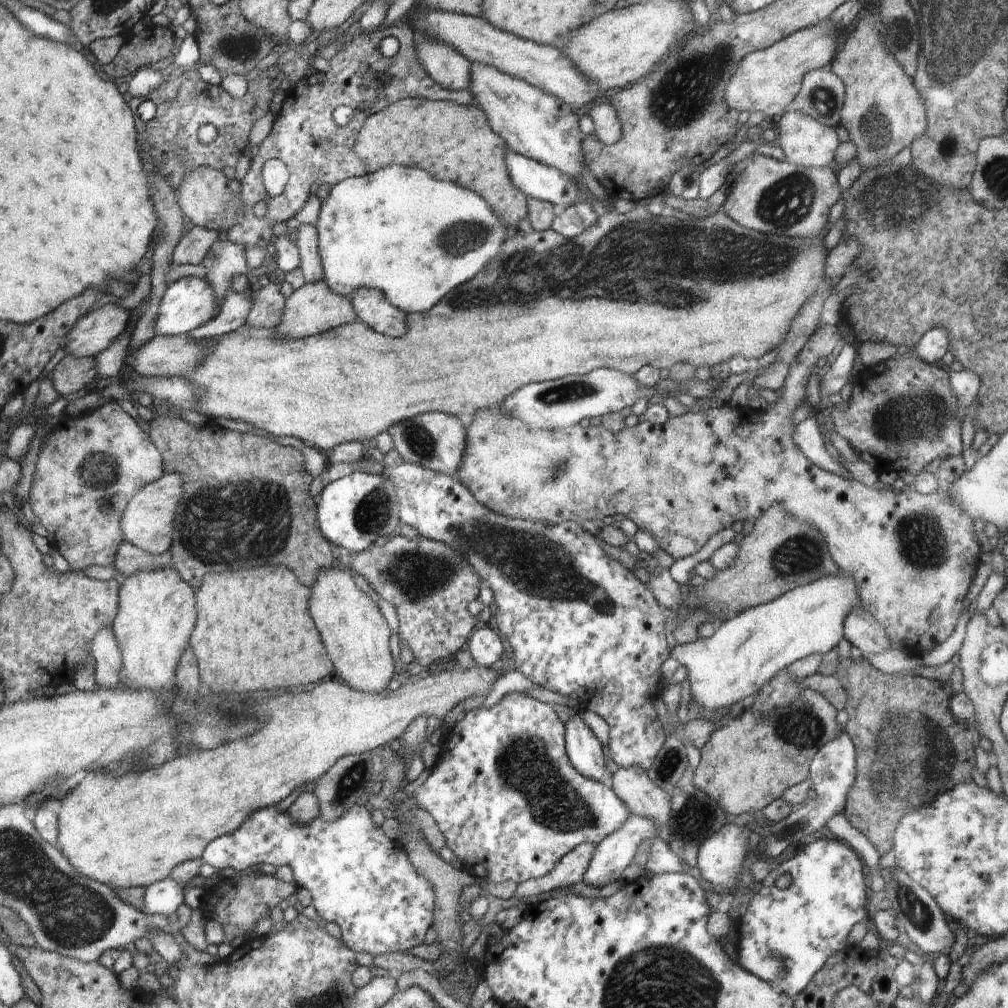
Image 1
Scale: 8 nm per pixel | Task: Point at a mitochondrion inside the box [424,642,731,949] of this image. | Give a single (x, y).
(524, 765)

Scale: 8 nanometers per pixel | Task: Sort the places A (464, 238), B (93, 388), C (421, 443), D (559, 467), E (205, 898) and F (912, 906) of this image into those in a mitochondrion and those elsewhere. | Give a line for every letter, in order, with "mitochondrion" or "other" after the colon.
A: mitochondrion
B: other
C: mitochondrion
D: mitochondrion
E: other
F: mitochondrion

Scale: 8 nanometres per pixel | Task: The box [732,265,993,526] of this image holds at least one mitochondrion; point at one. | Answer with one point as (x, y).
(920, 415)

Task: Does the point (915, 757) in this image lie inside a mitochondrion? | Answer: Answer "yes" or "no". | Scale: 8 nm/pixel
yes

